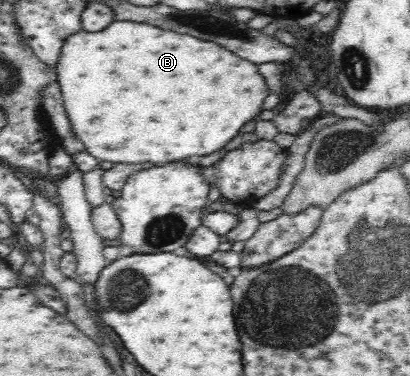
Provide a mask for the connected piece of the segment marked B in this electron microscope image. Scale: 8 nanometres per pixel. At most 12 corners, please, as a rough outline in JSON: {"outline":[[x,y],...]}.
{"outline":[[142,23],[56,65],[96,159],[209,156],[272,88],[212,41]]}

